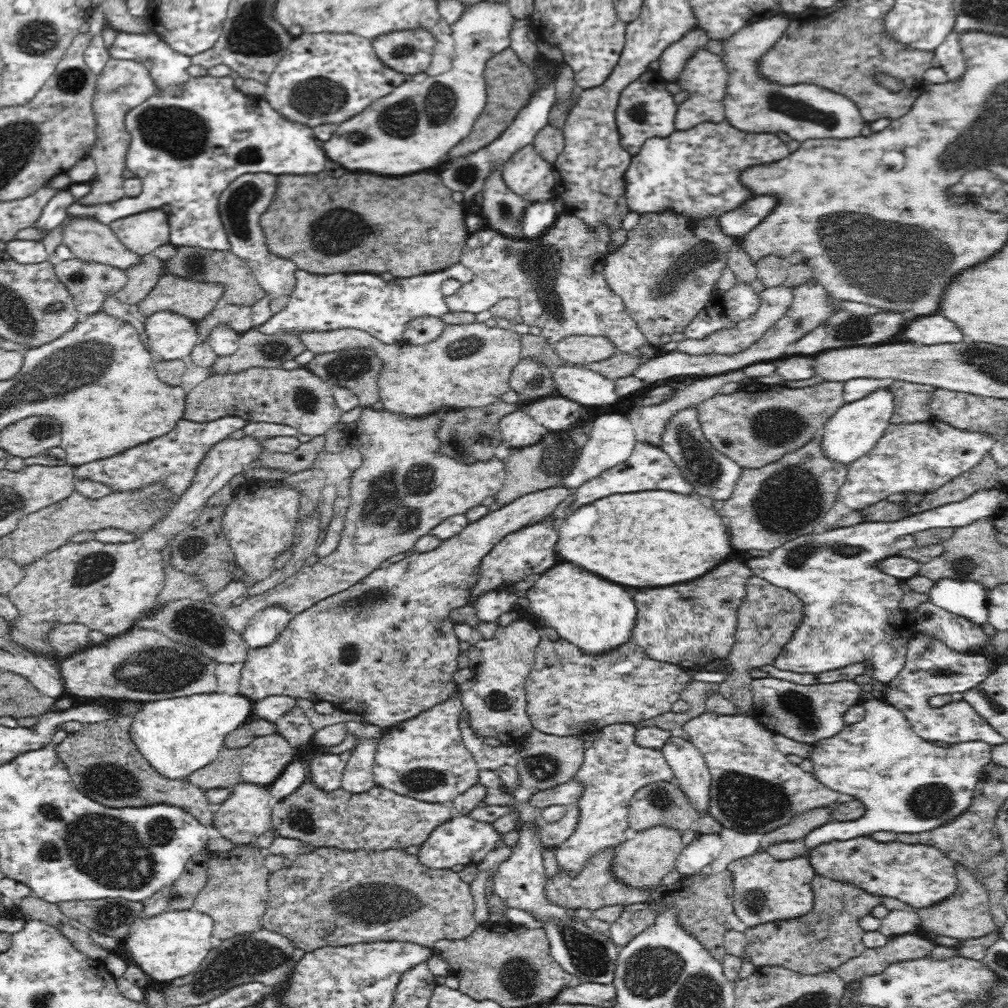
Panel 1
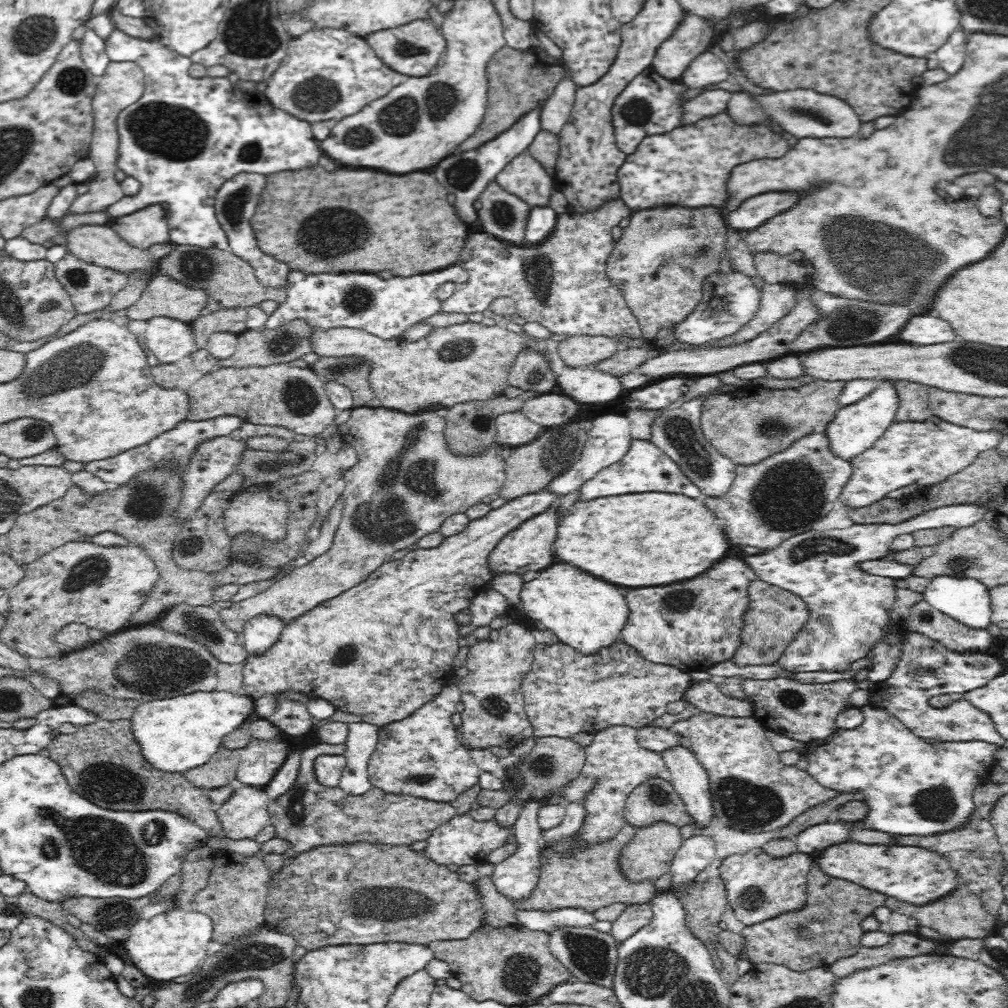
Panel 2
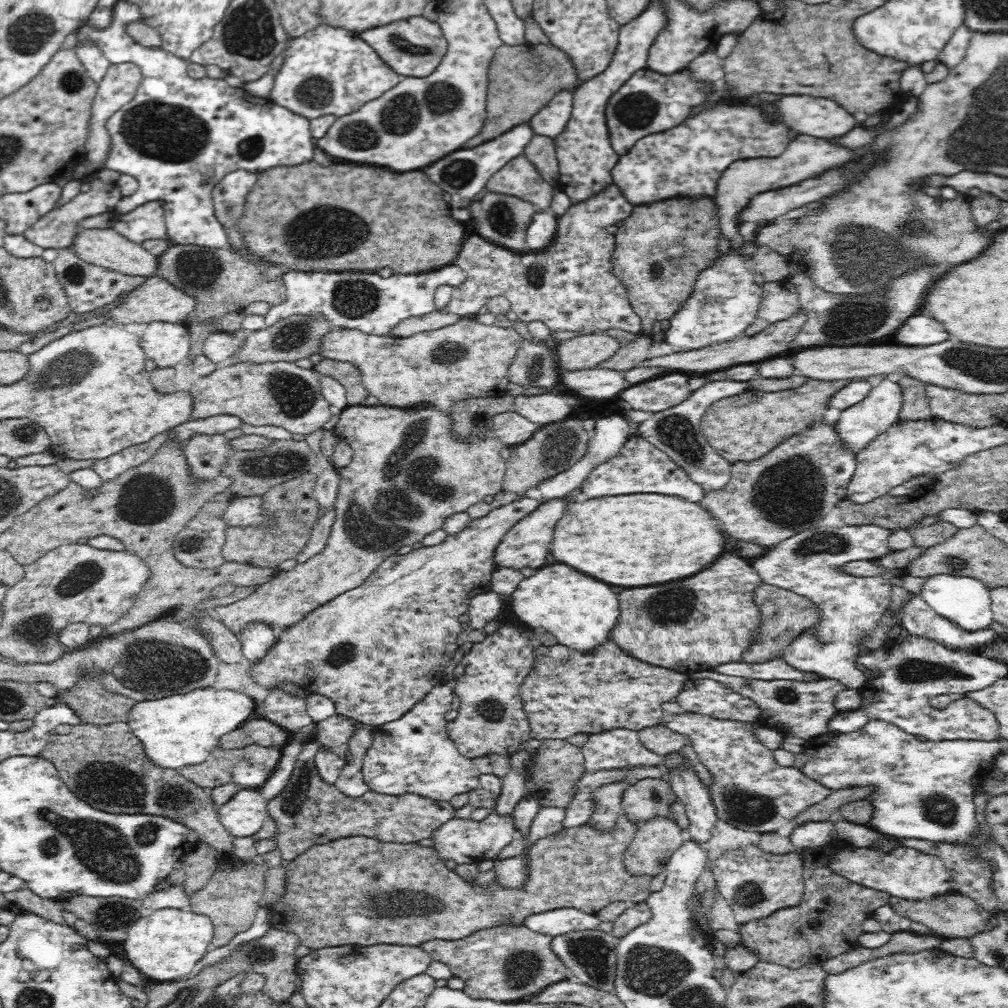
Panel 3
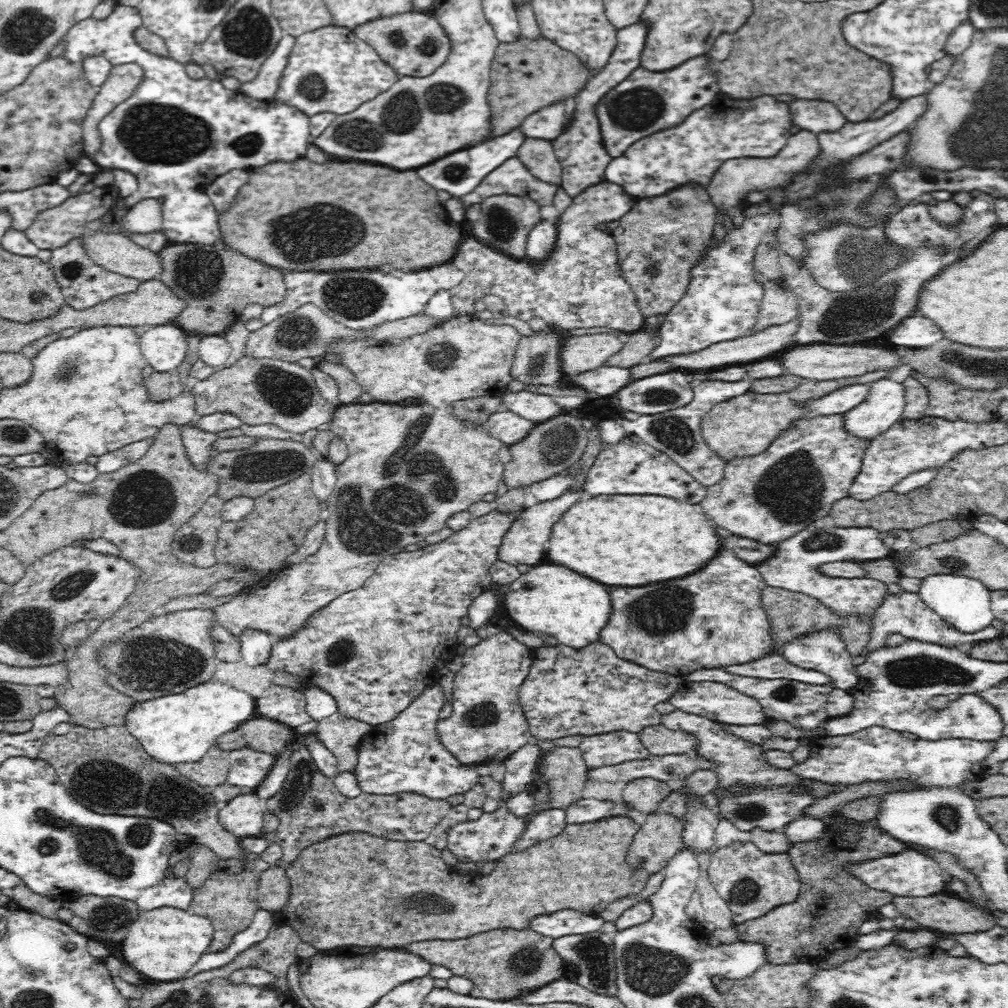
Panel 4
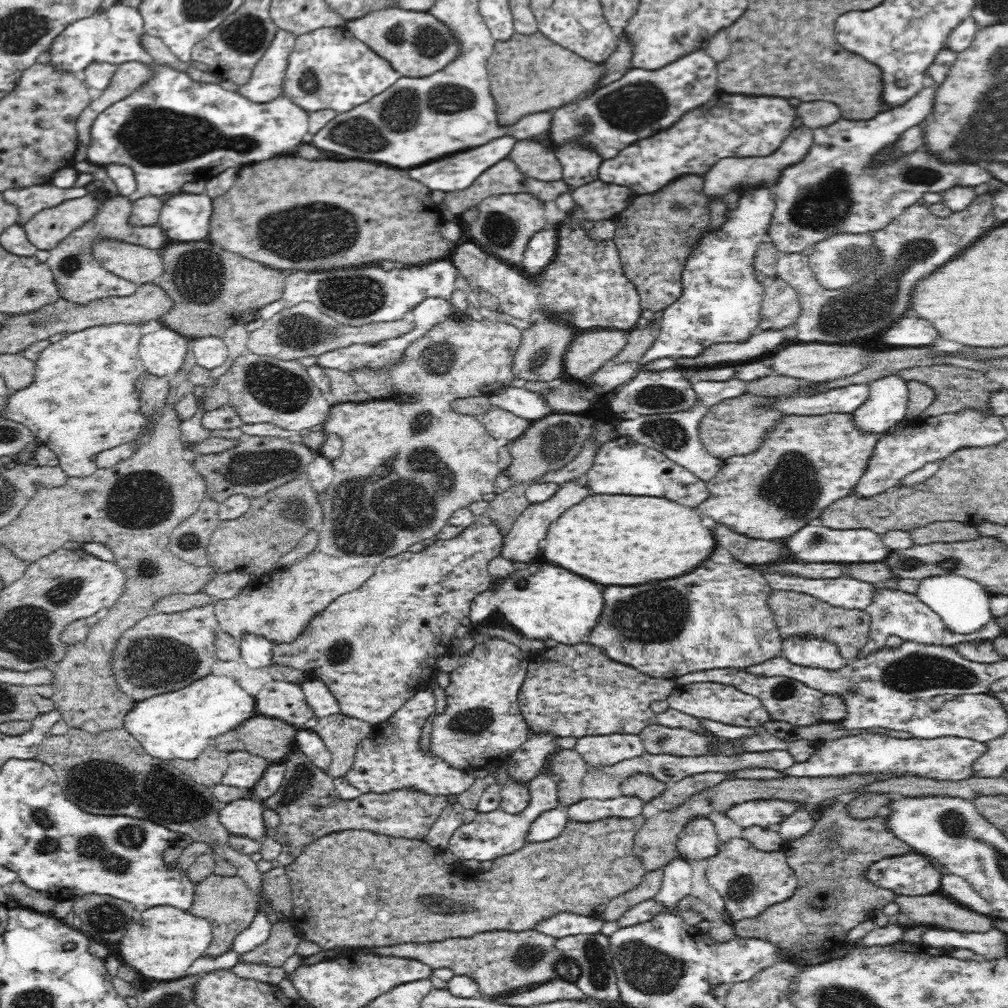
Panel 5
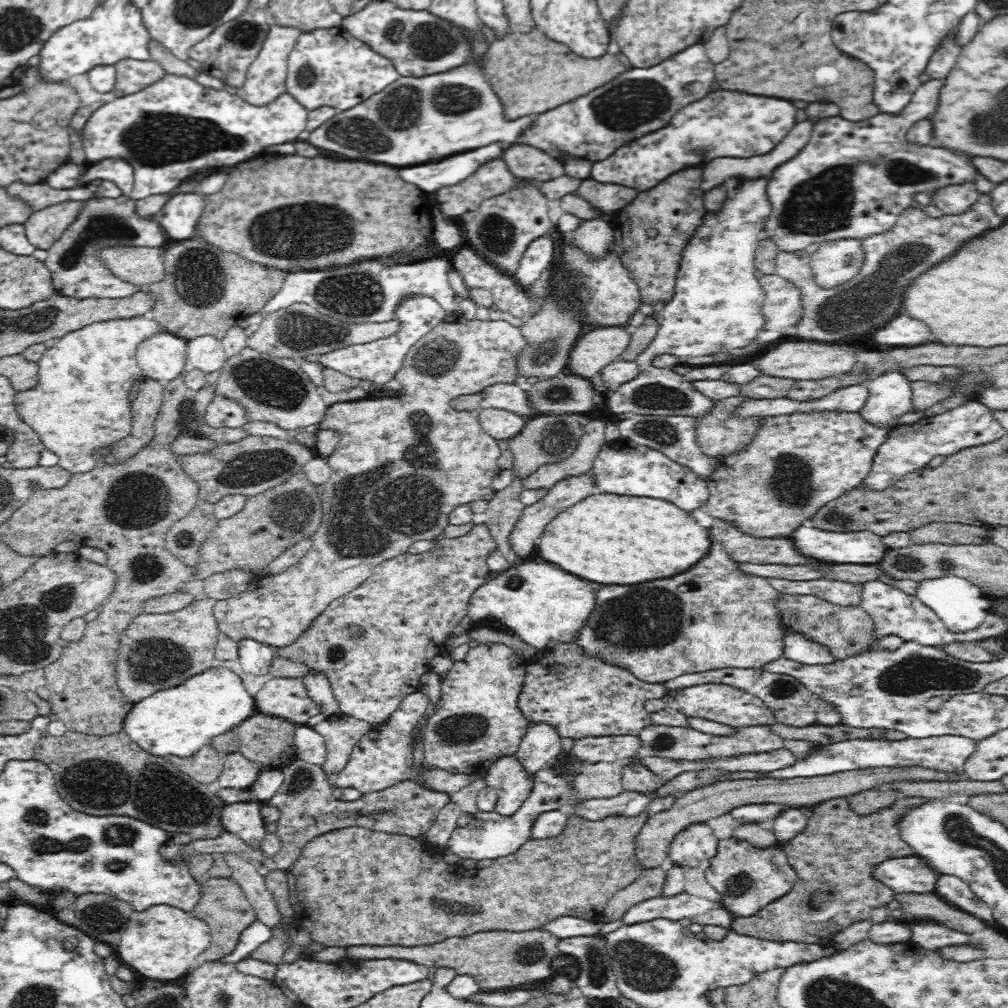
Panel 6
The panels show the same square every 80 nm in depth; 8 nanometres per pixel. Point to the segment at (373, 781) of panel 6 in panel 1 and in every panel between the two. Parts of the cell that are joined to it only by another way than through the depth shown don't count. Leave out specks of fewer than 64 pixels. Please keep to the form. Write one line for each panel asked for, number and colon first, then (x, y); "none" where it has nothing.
1: (424, 758)
2: (420, 755)
3: (412, 755)
4: (405, 754)
5: (390, 758)

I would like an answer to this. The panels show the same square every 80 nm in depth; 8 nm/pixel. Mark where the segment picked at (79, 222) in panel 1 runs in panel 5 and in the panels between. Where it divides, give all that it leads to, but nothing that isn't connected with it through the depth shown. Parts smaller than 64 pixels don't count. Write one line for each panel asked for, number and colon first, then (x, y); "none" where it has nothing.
2: (100, 245)
3: (105, 247)
4: (114, 252)
5: (137, 264)

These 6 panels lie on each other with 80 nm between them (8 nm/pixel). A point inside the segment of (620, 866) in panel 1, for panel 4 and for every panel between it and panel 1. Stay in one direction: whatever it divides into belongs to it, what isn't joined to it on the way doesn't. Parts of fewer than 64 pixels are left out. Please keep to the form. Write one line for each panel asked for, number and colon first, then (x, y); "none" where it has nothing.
2: (649, 854)
3: (655, 841)
4: (660, 836)

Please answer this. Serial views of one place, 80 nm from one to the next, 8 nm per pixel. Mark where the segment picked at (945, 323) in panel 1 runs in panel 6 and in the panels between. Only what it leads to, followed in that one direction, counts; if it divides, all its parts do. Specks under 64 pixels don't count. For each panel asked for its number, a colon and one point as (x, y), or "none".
2: (921, 330)
3: (917, 331)
4: (915, 332)
5: (909, 332)
6: (902, 332)

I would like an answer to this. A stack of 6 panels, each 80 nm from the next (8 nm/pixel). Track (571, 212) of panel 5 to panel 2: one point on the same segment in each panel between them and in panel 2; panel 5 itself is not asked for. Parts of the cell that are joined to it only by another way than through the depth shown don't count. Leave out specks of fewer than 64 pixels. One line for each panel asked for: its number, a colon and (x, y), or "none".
2: (561, 283)
3: (570, 285)
4: (579, 285)

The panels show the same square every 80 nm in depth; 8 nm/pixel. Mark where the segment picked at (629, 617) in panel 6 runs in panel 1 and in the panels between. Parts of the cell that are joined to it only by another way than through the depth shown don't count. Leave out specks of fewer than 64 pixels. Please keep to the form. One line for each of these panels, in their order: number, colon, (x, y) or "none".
1: (693, 638)
2: (703, 628)
3: (717, 620)
4: (724, 624)
5: (718, 617)

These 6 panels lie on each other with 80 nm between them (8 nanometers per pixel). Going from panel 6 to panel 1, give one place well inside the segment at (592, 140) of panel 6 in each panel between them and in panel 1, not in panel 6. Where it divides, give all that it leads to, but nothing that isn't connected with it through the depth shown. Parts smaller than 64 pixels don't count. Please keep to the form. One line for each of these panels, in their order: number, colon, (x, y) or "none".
1: (645, 110)
2: (651, 104)
3: (648, 102)
4: (645, 102)
5: (641, 103)

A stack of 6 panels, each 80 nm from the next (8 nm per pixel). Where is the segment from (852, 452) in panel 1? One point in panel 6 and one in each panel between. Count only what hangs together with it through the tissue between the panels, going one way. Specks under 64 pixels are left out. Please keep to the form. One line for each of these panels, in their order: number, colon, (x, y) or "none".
2: (855, 428)
3: (857, 426)
4: (883, 408)
5: (885, 406)
6: (890, 396)

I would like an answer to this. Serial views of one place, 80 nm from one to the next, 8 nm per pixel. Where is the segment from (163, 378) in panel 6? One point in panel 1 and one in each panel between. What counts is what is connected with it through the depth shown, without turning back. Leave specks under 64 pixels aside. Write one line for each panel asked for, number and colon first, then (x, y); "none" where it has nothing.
1: (171, 336)
2: (170, 340)
3: (166, 343)
4: (164, 346)
5: (163, 351)

